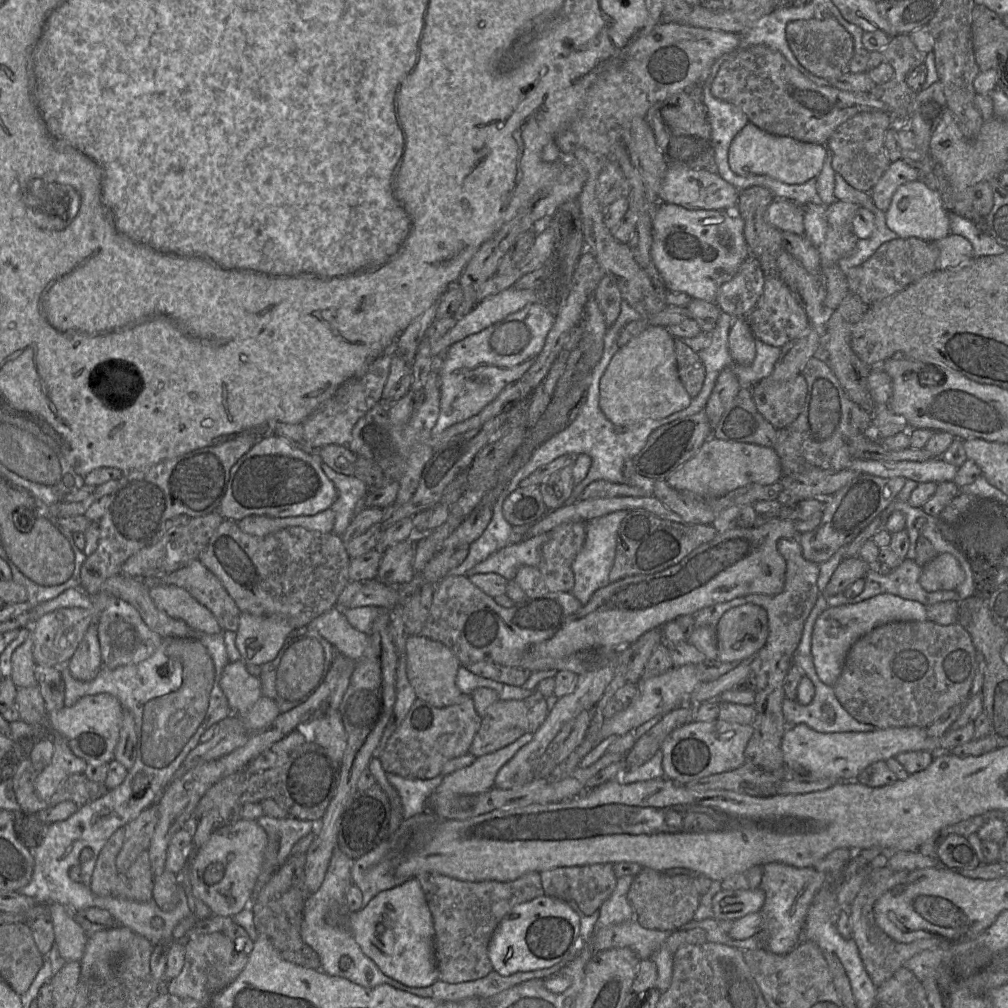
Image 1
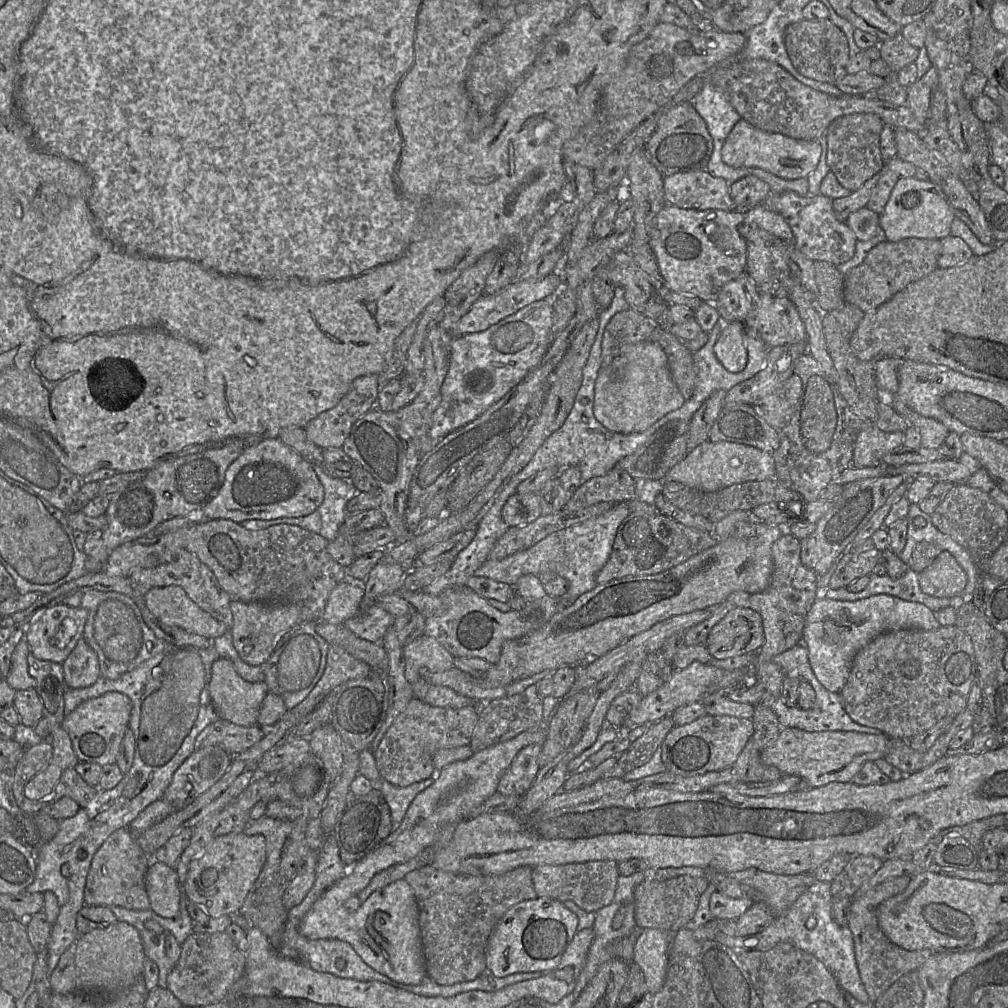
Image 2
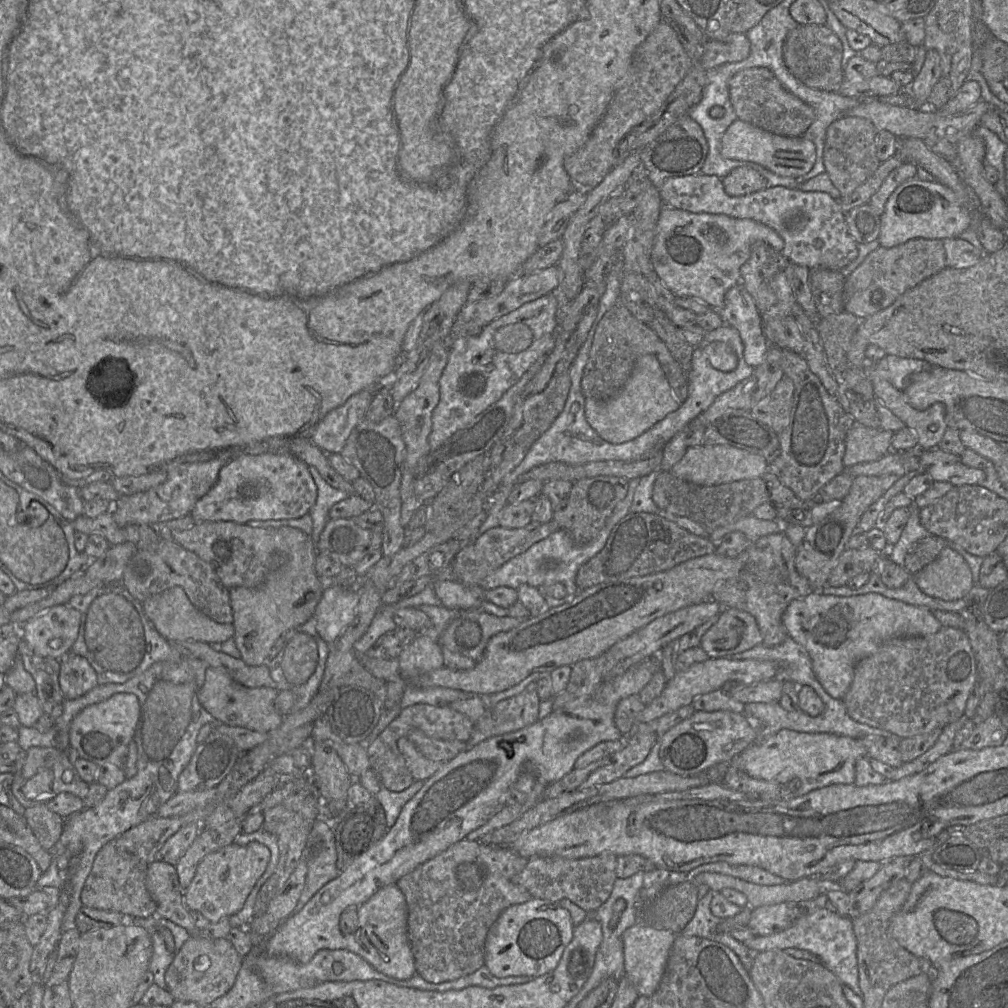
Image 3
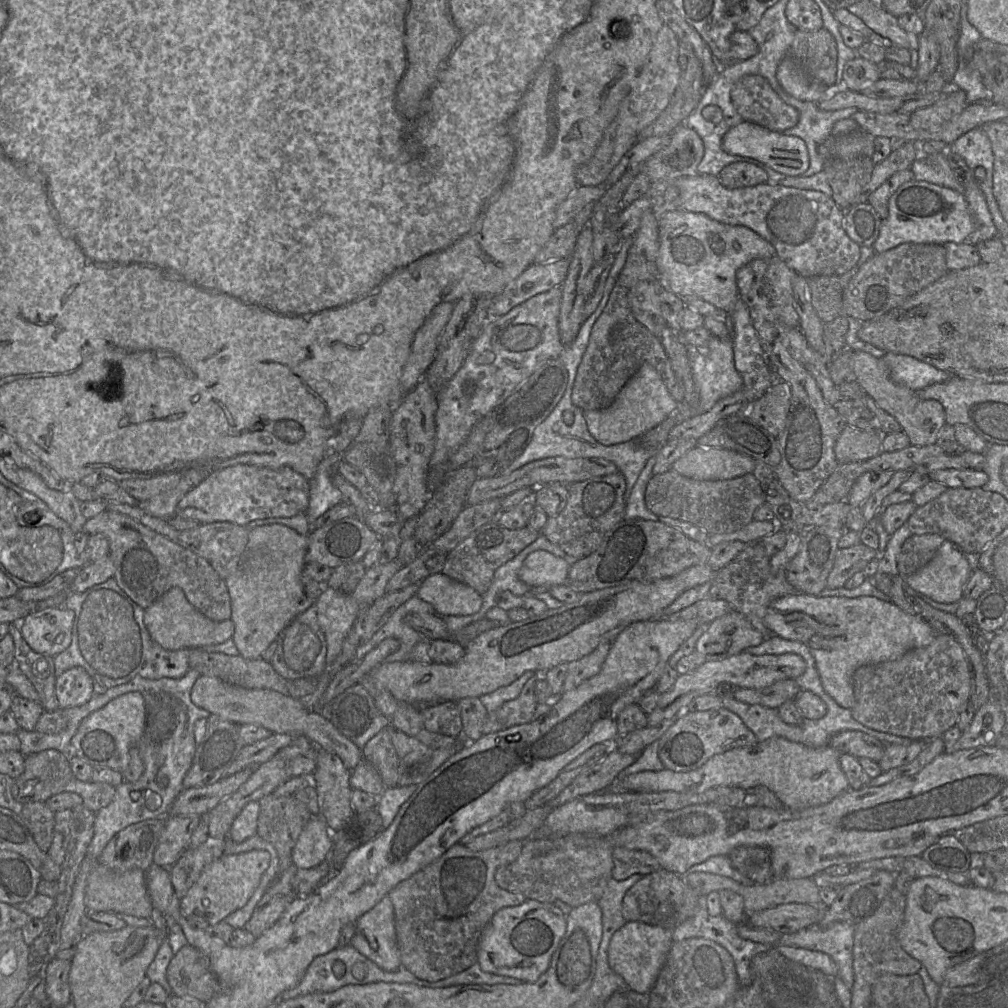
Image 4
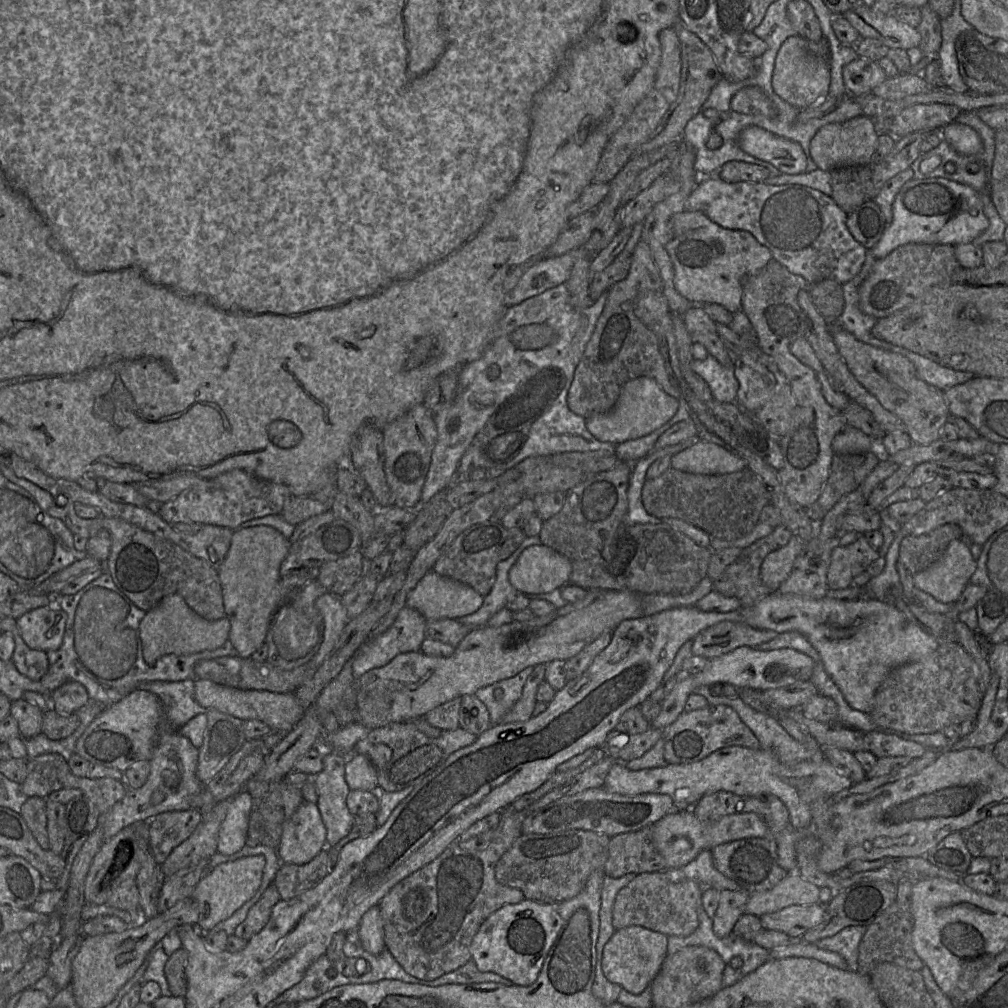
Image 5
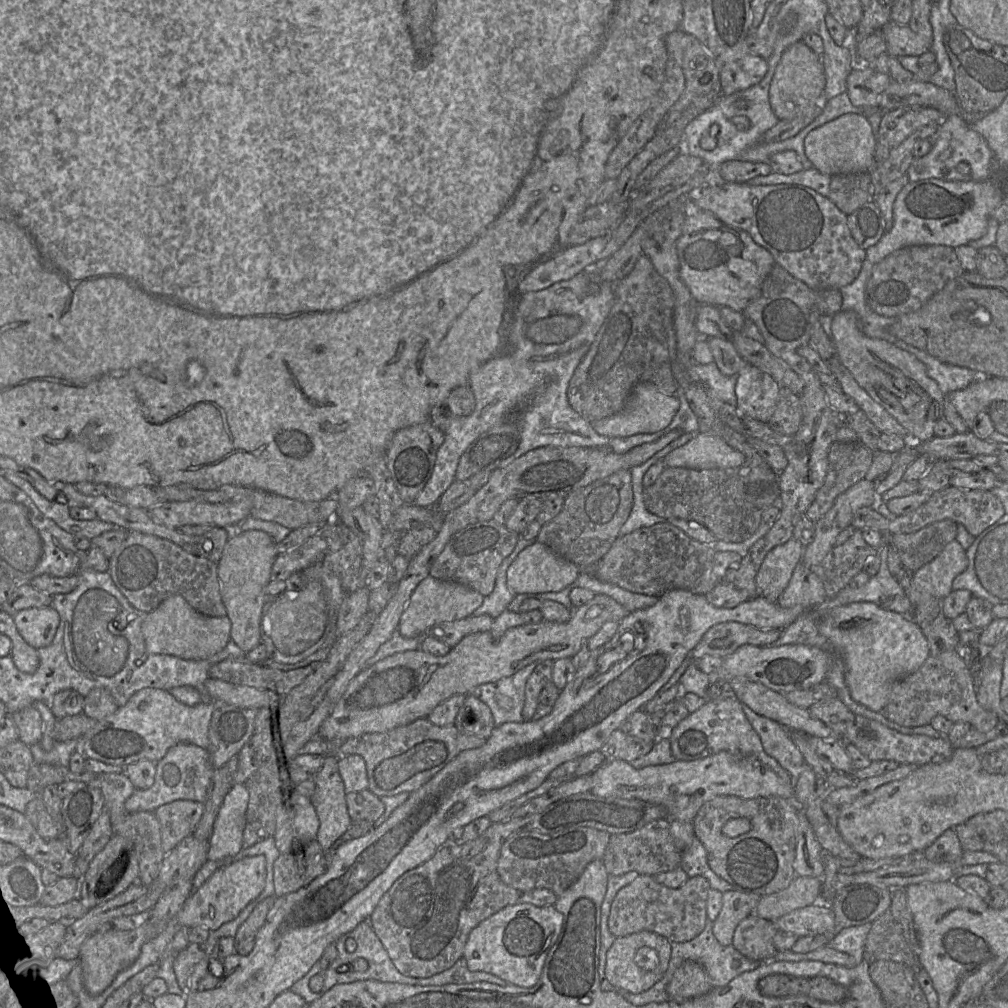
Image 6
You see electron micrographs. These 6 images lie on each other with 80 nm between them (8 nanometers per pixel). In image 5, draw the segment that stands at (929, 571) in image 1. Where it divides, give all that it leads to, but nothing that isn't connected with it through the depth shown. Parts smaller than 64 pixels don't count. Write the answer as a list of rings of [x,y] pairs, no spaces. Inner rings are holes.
[[[954,539],[935,562],[912,575],[913,584],[935,600],[953,604],[975,568],[976,561],[967,546],[959,539]]]

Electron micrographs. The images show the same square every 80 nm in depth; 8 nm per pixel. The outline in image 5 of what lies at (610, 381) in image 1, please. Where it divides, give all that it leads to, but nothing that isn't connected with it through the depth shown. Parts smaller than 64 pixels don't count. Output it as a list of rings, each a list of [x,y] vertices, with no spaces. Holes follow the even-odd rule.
[[[638,377],[624,385],[616,405],[610,411],[587,418],[587,428],[597,439],[617,445],[655,431],[676,414],[679,406],[679,399],[667,394],[653,378]]]

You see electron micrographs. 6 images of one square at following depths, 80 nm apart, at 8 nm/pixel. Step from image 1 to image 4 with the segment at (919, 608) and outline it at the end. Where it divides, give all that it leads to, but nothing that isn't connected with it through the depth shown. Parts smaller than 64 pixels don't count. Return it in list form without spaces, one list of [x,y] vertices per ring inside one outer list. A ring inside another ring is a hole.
[[[793,593],[774,600],[768,607],[764,623],[770,635],[804,643],[812,653],[824,690],[840,706],[852,710],[855,705],[853,674],[866,664],[878,664],[892,661],[914,648],[928,646],[938,634],[920,615],[904,612],[891,601],[873,596],[856,598],[836,596],[813,596],[805,593]]]

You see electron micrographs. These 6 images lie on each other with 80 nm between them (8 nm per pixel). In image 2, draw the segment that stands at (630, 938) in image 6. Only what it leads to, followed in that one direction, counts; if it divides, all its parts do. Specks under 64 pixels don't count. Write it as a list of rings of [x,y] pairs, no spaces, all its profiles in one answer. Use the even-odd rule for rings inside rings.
[[[637,929],[631,963],[642,970],[647,992],[651,994],[657,993],[664,985],[673,934],[659,929]]]

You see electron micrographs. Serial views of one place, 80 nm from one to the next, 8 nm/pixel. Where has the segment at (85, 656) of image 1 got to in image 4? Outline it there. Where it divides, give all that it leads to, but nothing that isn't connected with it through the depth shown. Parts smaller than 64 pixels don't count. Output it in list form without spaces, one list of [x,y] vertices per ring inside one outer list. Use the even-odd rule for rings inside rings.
[[[72,667],[56,678],[59,709],[80,706],[94,695],[93,677],[82,667]]]

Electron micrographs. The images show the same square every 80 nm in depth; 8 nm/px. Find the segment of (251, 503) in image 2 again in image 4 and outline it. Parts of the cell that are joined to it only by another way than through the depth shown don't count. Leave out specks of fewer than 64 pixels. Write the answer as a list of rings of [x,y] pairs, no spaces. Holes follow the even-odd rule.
[[[237,464],[211,472],[178,503],[176,515],[200,524],[230,522],[245,526],[257,519],[293,517],[309,505],[310,483],[290,467],[270,469]]]

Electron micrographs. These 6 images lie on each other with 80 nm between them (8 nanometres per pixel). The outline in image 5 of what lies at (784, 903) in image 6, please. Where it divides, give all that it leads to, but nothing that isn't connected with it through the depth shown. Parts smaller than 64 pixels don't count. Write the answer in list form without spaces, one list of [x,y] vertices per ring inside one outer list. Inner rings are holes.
[[[792,872],[770,890],[750,893],[745,913],[760,917],[792,905],[816,904],[819,898],[818,886]]]

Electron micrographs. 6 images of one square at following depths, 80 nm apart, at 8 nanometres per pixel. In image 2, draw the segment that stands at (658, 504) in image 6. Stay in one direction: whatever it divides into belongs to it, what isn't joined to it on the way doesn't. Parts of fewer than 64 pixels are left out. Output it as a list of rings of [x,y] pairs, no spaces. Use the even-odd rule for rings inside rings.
[[[767,479],[763,481],[750,481],[728,486],[716,492],[702,492],[679,482],[666,481],[663,483],[662,495],[677,508],[705,517],[716,524],[733,511],[751,511],[753,508],[774,500],[777,480]]]

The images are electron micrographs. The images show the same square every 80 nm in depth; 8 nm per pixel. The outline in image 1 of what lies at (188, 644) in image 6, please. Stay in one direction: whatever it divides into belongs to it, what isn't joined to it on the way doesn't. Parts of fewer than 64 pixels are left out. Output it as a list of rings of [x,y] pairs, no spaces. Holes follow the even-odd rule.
[[[166,584],[149,586],[149,595],[154,604],[168,616],[183,620],[192,629],[206,634],[223,632],[212,612],[184,588]]]

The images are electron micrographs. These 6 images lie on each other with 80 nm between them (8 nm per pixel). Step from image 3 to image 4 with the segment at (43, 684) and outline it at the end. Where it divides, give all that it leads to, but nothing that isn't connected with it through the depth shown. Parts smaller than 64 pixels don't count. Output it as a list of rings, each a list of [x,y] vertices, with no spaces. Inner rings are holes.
[[[18,623],[9,624],[15,645],[15,666],[31,681],[44,711],[59,709],[55,692],[56,676],[52,656],[35,652],[24,640]]]

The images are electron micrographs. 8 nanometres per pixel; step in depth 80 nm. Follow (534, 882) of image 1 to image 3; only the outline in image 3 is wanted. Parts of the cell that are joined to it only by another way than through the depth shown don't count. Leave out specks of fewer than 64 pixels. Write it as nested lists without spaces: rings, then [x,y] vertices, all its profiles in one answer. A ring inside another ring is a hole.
[[[464,839],[396,883],[407,903],[408,939],[419,976],[431,983],[442,983],[470,975],[485,965],[485,942],[490,928],[506,908],[532,899],[526,889],[512,882],[512,878],[524,869],[527,862],[528,859],[509,846],[487,845]]]

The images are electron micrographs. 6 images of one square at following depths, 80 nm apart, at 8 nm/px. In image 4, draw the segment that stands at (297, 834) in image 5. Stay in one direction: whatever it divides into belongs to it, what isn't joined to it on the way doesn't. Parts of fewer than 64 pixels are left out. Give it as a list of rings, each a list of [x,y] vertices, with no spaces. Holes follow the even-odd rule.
[[[321,815],[312,816],[304,826],[292,851],[297,868],[313,868],[325,861],[333,847],[333,835]]]

